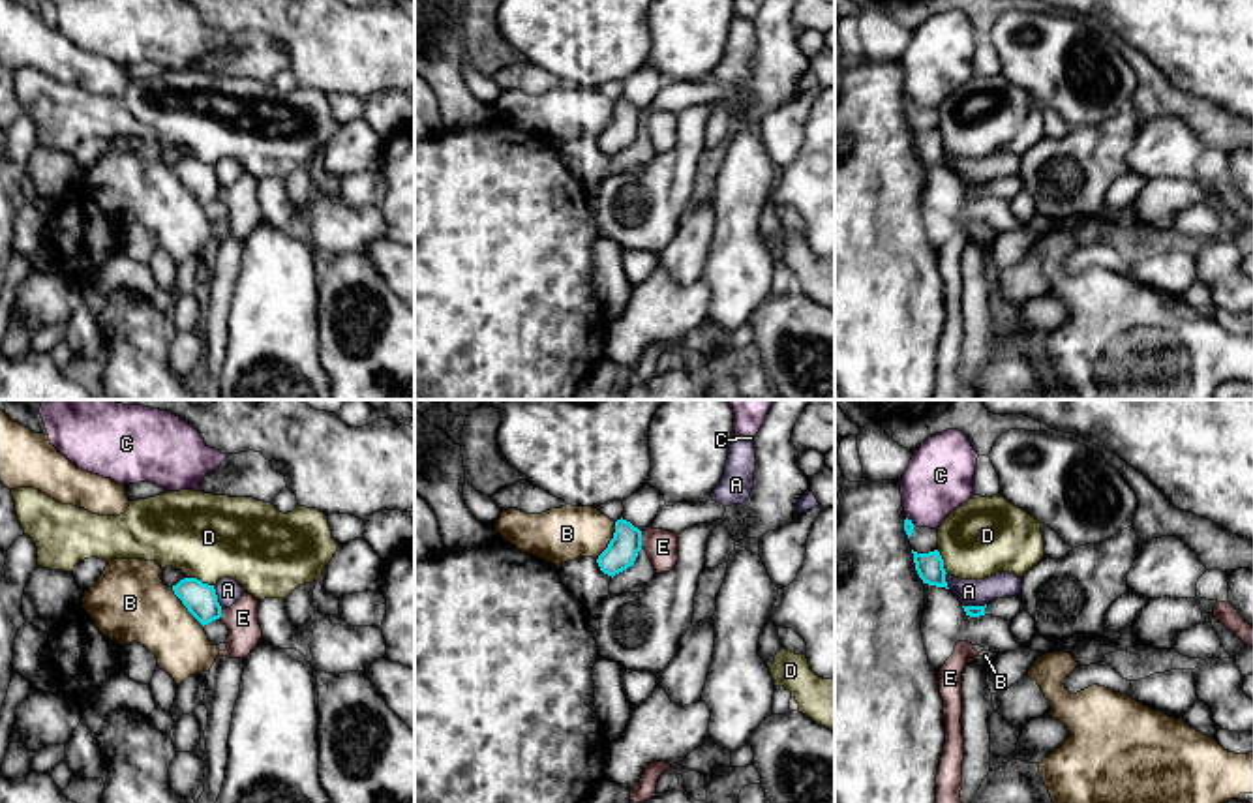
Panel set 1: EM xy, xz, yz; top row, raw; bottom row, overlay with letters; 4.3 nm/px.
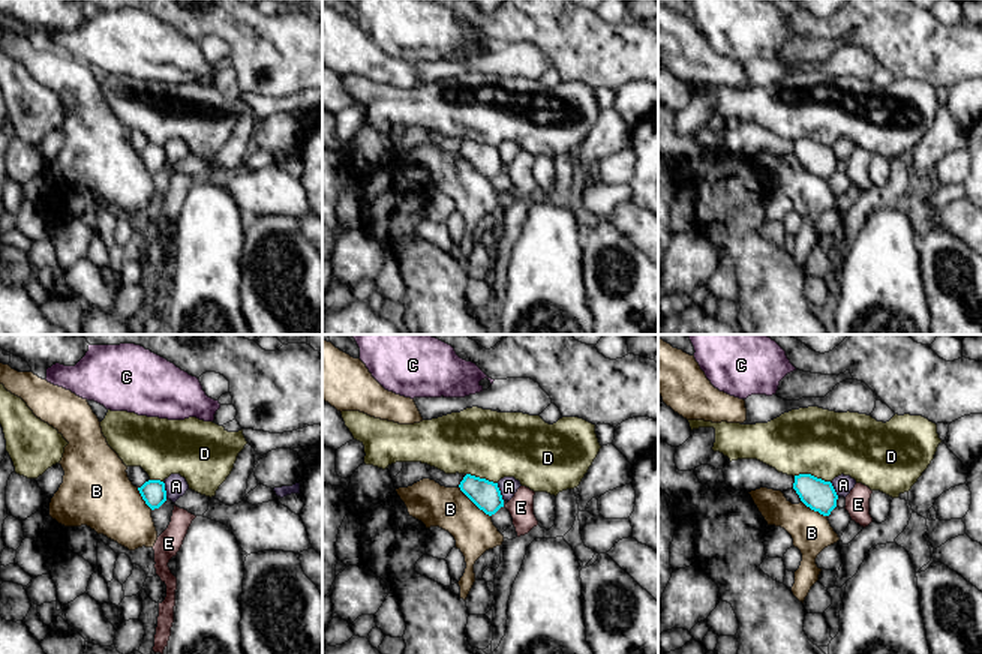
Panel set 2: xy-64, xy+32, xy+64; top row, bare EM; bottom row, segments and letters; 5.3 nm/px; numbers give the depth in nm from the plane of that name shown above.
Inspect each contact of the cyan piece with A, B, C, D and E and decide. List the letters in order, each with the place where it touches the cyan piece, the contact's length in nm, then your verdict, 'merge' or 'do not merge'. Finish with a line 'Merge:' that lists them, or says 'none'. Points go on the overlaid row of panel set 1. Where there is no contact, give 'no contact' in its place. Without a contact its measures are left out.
A: xy (216, 597) | 110 nm | do not merge
B: xy (186, 606) | 220 nm | do not merge
C: yz (910, 522) | 60 nm | do not merge
D: xy (199, 580) | 120 nm | do not merge
E: xz (640, 539) | 70 nm | do not merge
Merge: none

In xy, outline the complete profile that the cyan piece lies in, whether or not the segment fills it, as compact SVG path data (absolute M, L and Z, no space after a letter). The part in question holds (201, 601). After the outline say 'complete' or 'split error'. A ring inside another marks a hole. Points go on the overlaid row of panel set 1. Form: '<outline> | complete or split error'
M184 578L173 585L173 591L203 627L221 617L214 585L197 578Z | complete

